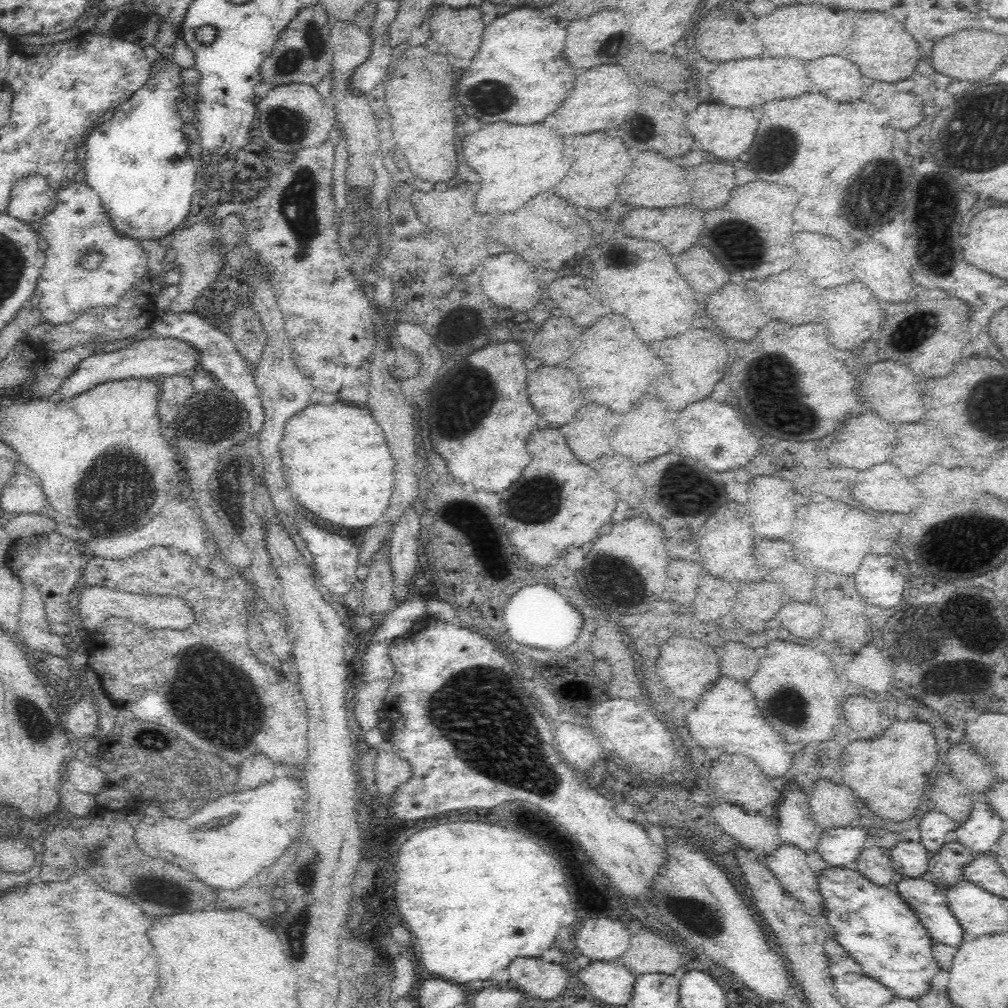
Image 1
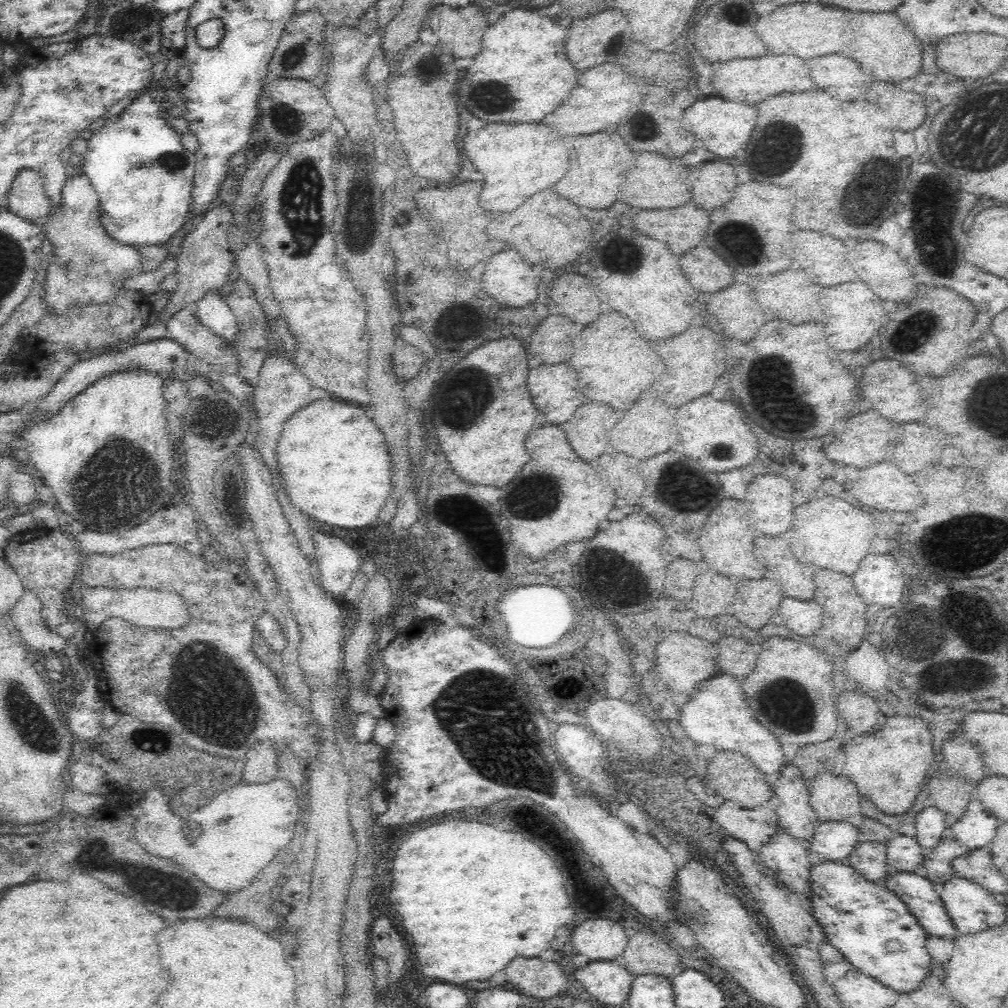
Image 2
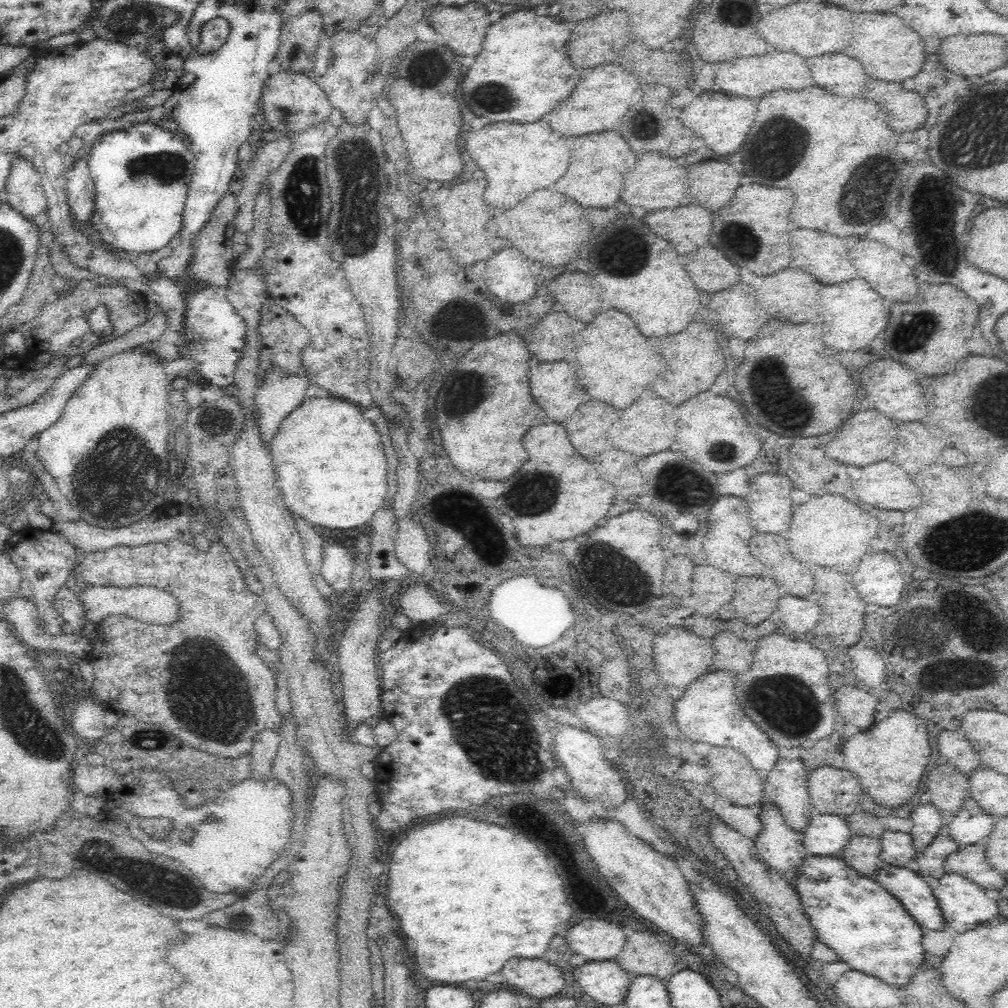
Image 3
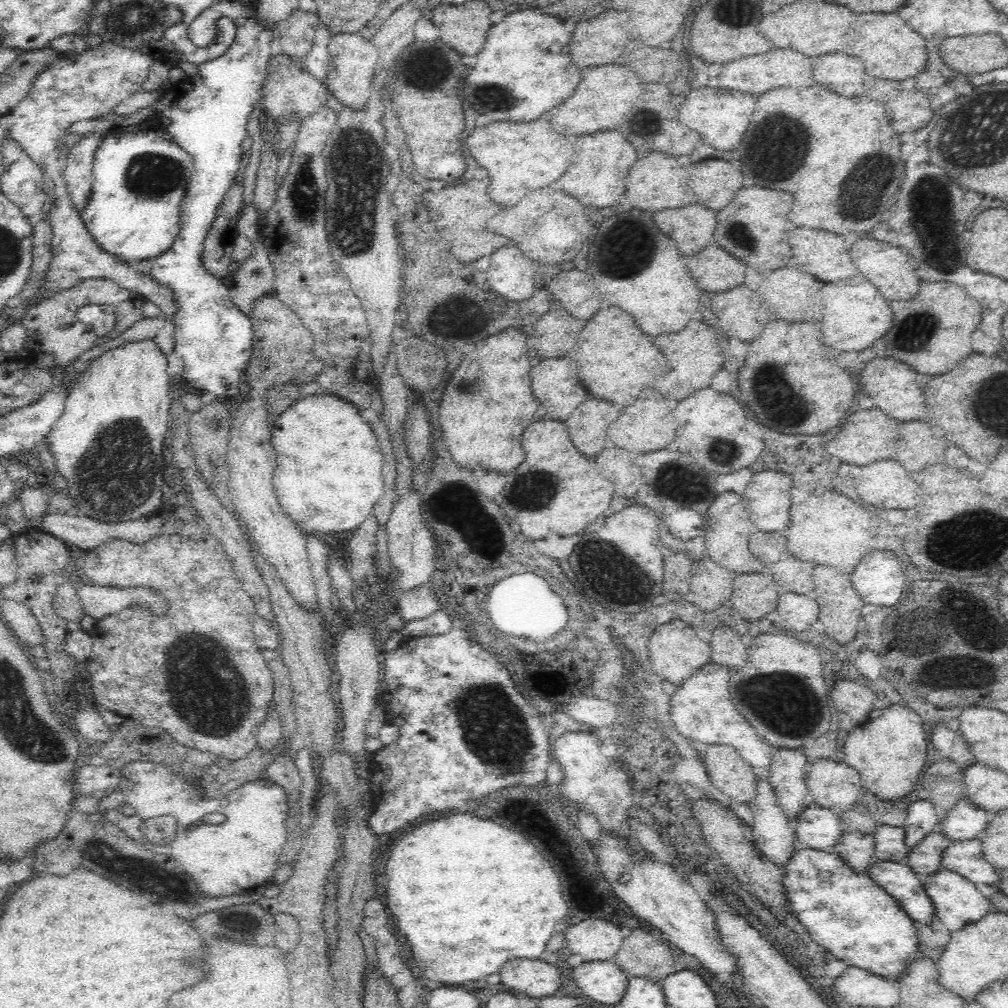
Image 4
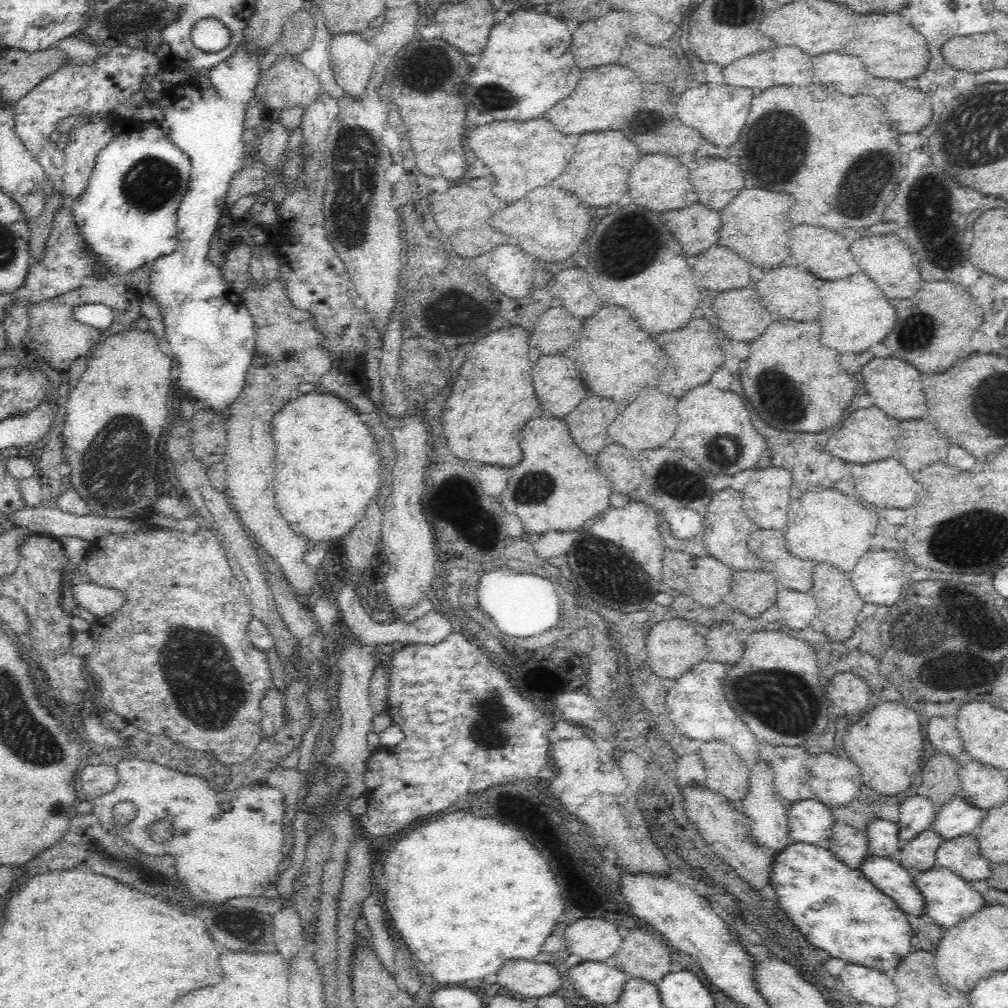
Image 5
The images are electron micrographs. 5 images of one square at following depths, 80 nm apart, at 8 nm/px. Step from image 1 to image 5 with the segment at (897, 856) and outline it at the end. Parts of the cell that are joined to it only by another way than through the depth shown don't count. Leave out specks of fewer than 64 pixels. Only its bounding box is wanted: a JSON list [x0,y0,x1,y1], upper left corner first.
[865,820,902,859]

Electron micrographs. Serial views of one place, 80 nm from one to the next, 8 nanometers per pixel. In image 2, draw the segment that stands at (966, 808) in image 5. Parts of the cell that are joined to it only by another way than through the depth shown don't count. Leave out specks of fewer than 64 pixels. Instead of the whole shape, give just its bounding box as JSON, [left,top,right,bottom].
[951,797,1001,852]

